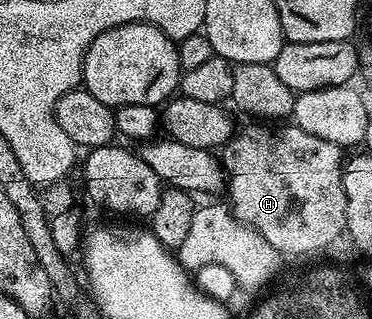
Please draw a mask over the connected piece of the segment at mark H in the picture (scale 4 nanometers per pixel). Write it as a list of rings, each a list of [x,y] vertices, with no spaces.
[[[268,124],[252,125],[256,126],[233,133],[220,154],[226,177],[226,200],[232,214],[258,231],[282,256],[310,254],[328,247],[345,233],[348,225],[341,147],[306,133],[294,124],[284,124],[288,126],[282,128]]]

